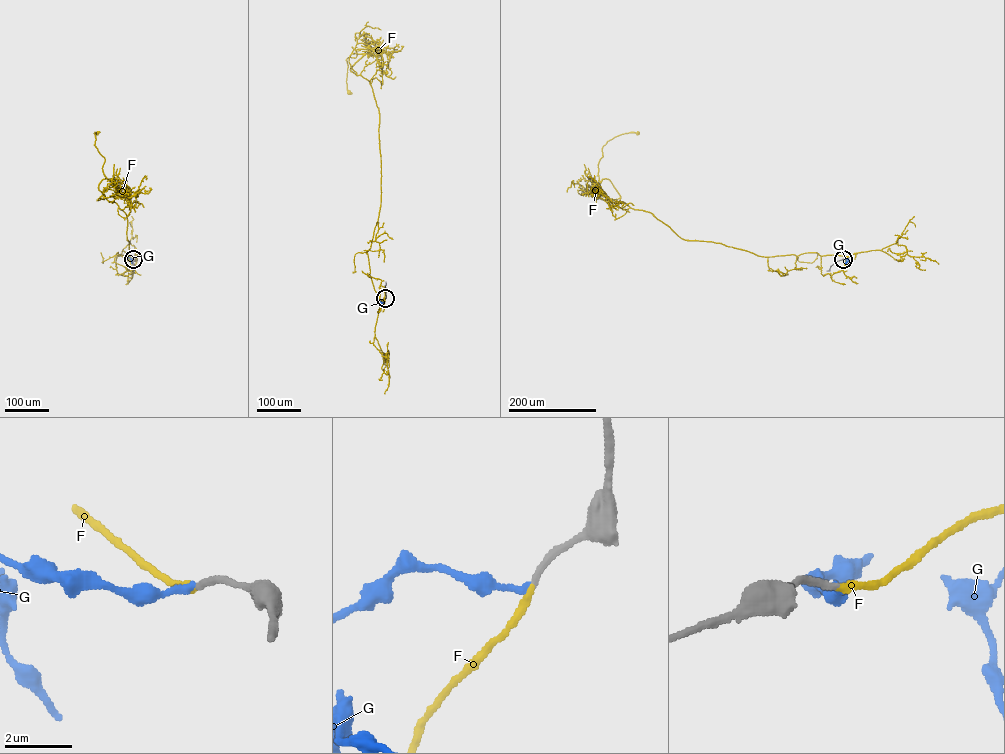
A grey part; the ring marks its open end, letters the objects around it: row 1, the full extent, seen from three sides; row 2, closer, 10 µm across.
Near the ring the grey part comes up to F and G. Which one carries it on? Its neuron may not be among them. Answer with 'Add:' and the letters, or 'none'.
Add: F

